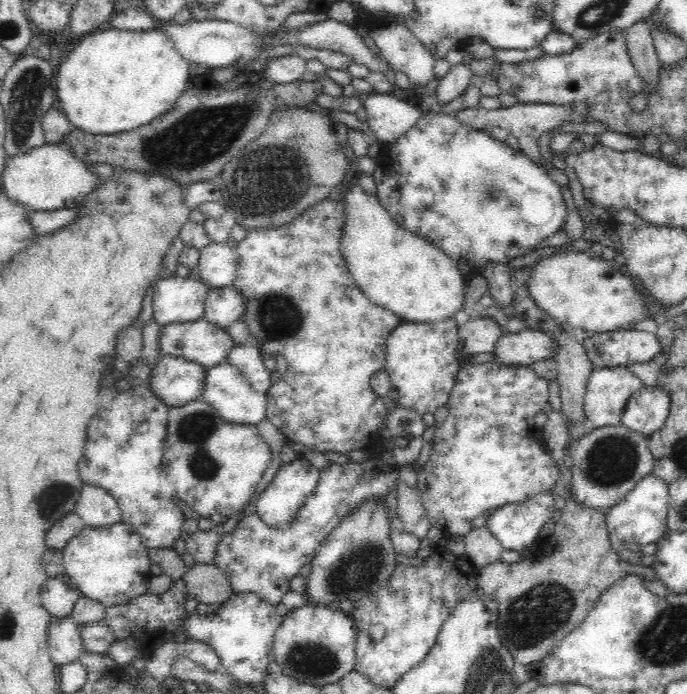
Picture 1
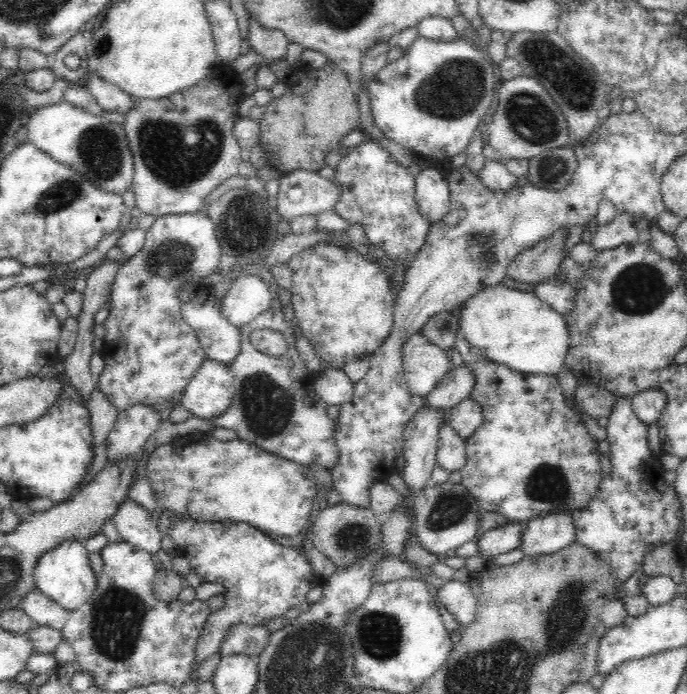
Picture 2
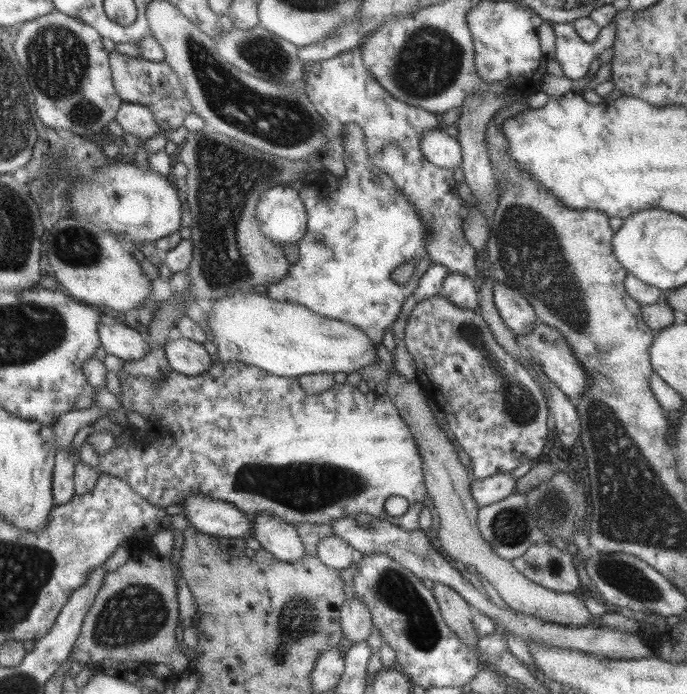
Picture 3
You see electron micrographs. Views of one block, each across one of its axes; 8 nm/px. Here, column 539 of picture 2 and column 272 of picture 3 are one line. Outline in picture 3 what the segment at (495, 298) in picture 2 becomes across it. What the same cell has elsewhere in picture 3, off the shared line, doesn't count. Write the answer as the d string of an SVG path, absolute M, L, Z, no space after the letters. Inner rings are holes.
M255 290L236 291L204 306L220 361L240 361L276 376L301 377L336 372L348 375L381 360L379 345L371 342L362 328L326 318L300 304L274 300Z

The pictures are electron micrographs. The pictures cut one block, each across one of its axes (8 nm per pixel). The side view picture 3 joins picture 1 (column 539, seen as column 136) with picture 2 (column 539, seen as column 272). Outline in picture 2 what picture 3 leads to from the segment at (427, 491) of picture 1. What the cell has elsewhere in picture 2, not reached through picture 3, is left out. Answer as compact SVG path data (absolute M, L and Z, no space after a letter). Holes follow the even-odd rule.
M458 328L456 333L456 340L454 341L454 347L458 350L463 358L463 364L465 364L473 373L475 378L474 388L470 391L470 398L474 399L483 410L482 424L475 430L474 434L470 438L466 438L466 456L467 461L461 468L461 483L466 487L466 490L470 491L470 494L474 495L478 499L478 503L481 505L481 509L498 512L502 514L510 522L527 522L536 516L543 516L544 514L551 513L564 513L565 510L572 510L573 513L584 508L590 503L590 500L594 499L596 493L599 491L600 482L602 482L603 471L600 469L600 458L598 453L598 445L590 436L590 433L585 427L584 421L580 415L577 415L576 410L571 409L566 405L565 395L563 394L563 388L558 382L557 376L551 374L526 374L523 372L516 372L512 369L508 369L506 366L502 366L500 363L492 362L489 358L486 358L482 353L474 348L462 335L462 331Z

